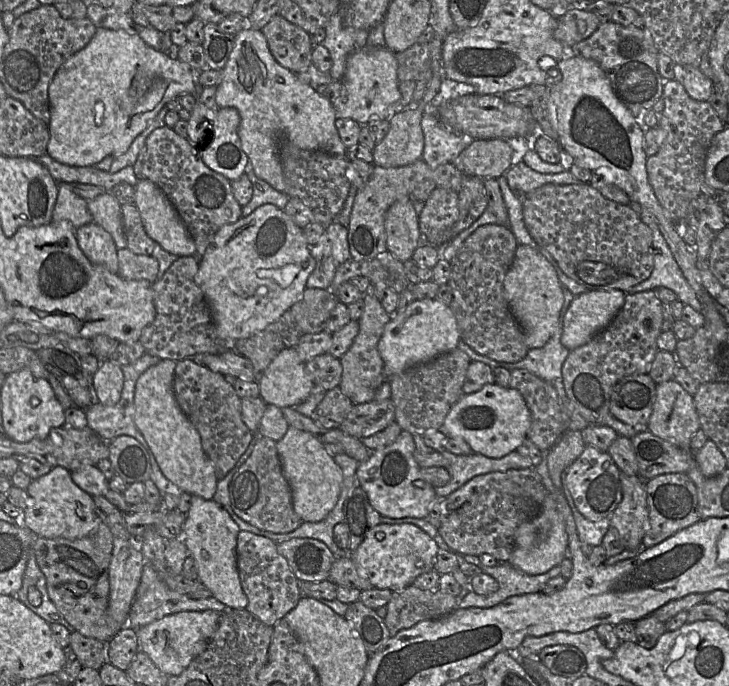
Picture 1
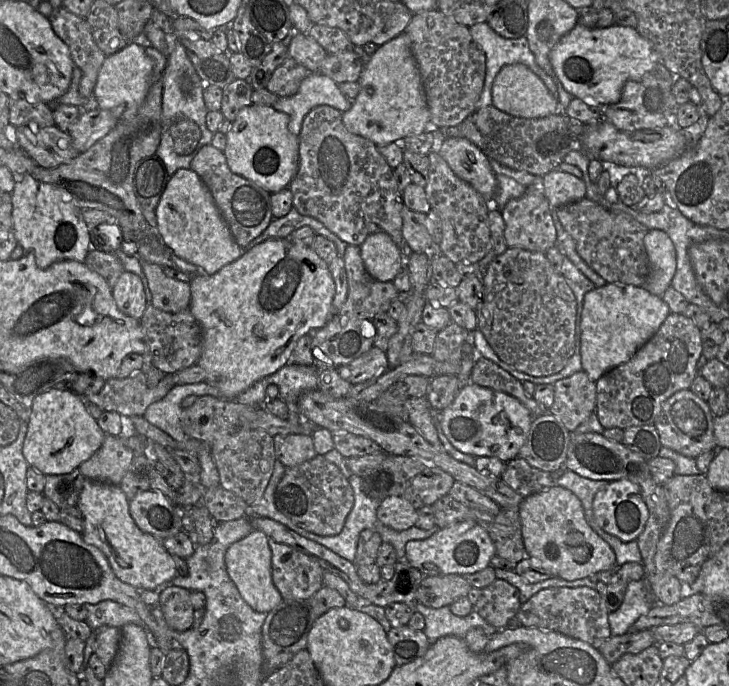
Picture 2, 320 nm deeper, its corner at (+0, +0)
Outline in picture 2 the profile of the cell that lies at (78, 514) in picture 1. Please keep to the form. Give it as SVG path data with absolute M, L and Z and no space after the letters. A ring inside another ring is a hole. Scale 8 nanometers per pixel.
M86 479L76 507L84 516L83 540L103 552L114 574L139 591L159 590L180 575L163 543L143 532L129 512L129 499L119 486Z

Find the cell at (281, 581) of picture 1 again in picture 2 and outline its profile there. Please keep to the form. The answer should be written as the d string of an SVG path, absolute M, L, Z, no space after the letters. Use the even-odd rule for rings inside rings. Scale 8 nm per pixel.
M268 539L272 558L272 580L283 600L310 598L323 586L323 568L307 554Z

